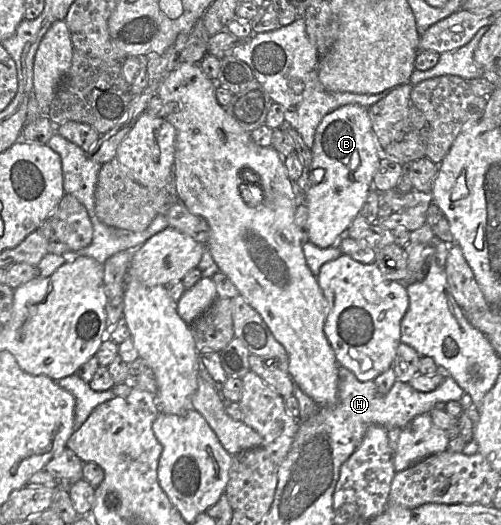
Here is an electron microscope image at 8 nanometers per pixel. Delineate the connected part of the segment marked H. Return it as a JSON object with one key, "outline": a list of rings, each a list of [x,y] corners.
{"outline":[[[339,366],[339,392],[338,399],[334,404],[319,406],[315,415],[308,420],[299,423],[297,435],[288,453],[291,453],[292,465],[294,466],[293,481],[304,482],[298,493],[313,491],[327,491],[331,483],[332,476],[327,476],[329,469],[338,468],[339,475],[342,464],[352,455],[361,443],[369,426],[377,424],[386,429],[403,429],[416,416],[429,413],[435,408],[438,402],[460,401],[465,394],[458,383],[447,375],[442,383],[433,391],[419,392],[408,382],[396,381],[391,390],[386,394],[381,394],[376,387],[374,380],[360,381],[353,372],[344,366]]]}

